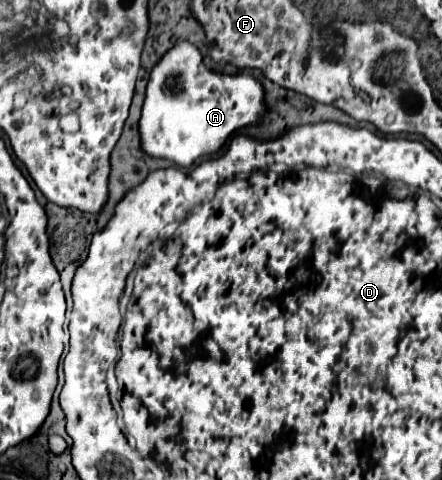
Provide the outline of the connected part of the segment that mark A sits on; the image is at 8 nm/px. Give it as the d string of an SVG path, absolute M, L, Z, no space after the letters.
M178 41L150 71L140 117L140 143L154 159L168 159L190 167L200 155L216 153L242 127L268 121L264 85L250 73L224 75L204 65L202 53L190 41Z

